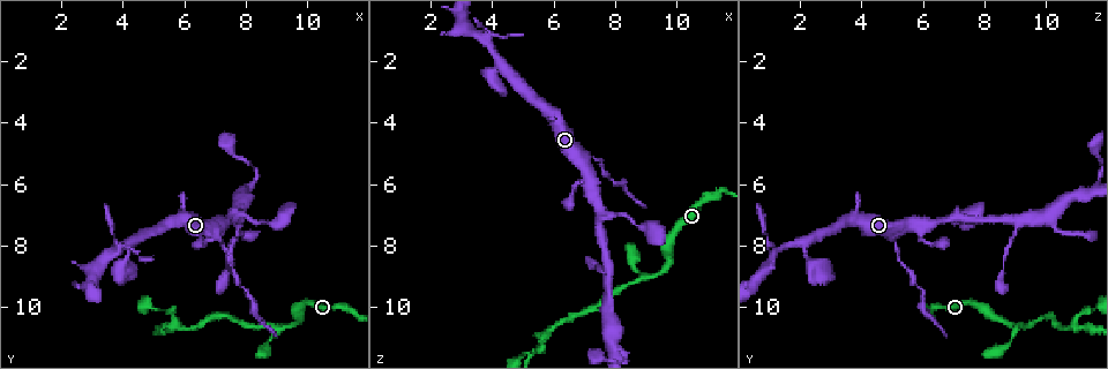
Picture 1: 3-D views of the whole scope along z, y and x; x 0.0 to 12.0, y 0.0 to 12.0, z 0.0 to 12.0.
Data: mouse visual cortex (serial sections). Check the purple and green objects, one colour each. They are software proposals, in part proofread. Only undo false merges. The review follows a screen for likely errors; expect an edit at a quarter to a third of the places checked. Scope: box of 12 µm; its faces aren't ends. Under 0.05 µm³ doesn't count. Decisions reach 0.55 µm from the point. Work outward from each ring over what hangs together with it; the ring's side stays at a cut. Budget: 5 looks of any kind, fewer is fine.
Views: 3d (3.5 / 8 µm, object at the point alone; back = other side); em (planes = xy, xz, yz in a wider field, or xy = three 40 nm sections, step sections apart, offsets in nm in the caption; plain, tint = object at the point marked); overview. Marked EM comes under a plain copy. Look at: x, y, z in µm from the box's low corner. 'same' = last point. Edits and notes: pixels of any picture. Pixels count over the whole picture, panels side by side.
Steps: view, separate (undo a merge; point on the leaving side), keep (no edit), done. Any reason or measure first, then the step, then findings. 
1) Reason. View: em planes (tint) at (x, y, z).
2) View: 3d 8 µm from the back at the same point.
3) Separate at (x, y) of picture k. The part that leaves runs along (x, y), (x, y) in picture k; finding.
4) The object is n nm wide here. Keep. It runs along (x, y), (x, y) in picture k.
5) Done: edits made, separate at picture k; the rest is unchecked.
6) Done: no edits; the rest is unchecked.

View: 3d 8 µm at (7.1, 7.8, 5.0).

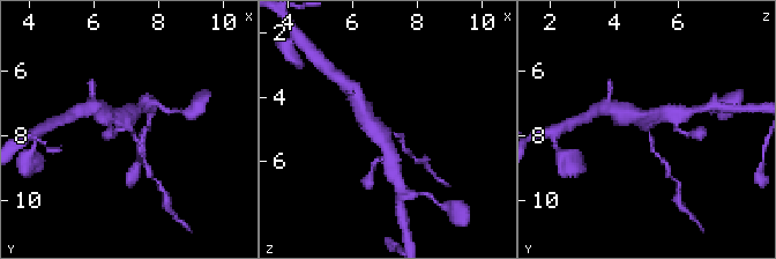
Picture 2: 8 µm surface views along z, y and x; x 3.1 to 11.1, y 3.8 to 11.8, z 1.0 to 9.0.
Need the tissue. View: em xy step 1 (tint) at (7.2, 7.8, 5.0).

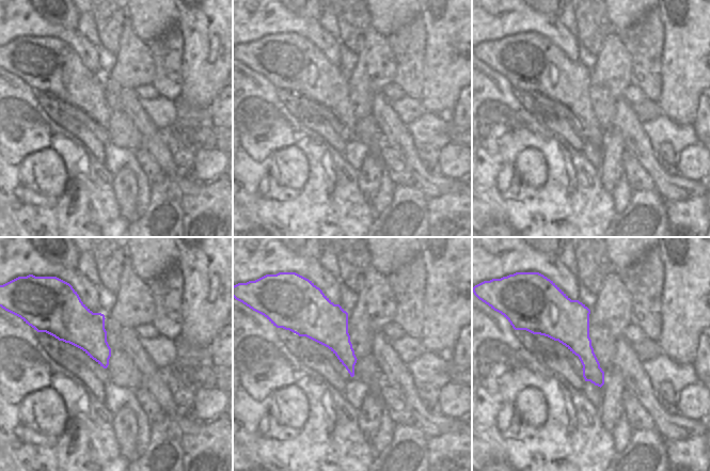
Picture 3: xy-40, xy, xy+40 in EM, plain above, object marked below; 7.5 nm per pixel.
The object is 240 nm wide here. Separate at (401, 140) of picture 2. The part that leaves runs along (650, 137), (653, 148), (666, 164), (671, 177) in picture 2; a second cell is stuck on.

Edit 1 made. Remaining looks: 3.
Thick turns thin. View: 3d 3.5 µm from the back at (3.8, 8.2, 1.3).

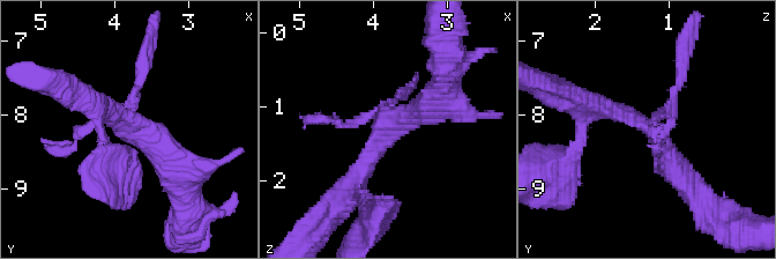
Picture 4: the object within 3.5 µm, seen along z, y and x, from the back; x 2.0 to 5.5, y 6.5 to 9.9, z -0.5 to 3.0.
Shape alone is not enough. View: em planes (tint) at (3.85, 8.15, 1.35).

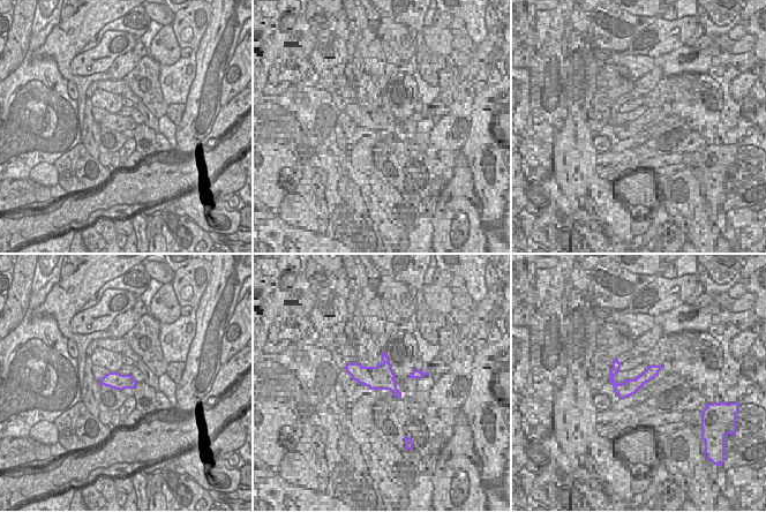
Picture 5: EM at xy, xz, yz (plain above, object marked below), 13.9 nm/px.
Keep. It runs along (351, 191), (397, 96) in picture 4; one cell here.

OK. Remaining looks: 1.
Done: edits made, separate at picture 2; the rest is unchecked.

